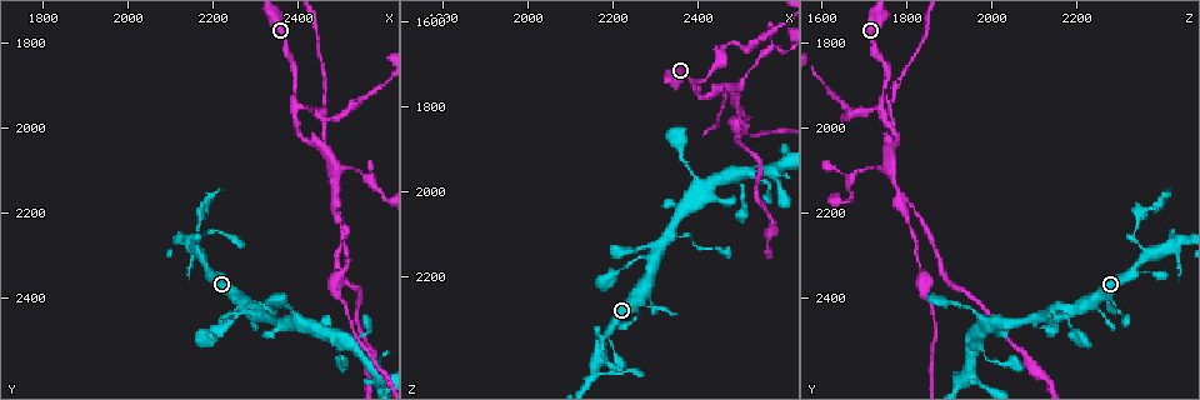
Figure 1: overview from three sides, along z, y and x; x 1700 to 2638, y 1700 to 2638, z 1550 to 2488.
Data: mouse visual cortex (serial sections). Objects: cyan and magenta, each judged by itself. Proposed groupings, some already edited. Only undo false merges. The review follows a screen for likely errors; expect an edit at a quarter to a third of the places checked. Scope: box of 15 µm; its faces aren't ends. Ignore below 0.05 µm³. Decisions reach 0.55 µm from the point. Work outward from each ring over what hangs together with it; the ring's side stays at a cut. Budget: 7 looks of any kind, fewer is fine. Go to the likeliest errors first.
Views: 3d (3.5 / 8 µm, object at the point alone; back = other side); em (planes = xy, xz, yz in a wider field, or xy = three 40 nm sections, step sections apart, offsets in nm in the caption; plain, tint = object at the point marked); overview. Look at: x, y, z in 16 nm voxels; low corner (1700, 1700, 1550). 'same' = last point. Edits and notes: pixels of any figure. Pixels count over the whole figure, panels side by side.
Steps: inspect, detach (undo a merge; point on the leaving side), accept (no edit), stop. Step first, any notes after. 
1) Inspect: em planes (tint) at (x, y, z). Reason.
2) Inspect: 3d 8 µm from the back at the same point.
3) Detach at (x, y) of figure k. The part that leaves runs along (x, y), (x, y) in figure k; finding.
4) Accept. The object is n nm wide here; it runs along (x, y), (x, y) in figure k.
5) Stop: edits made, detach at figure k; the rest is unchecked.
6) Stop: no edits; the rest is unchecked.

Inspect: 3d 3.5 µm at (2395, 1960, 1745). Arms part here.

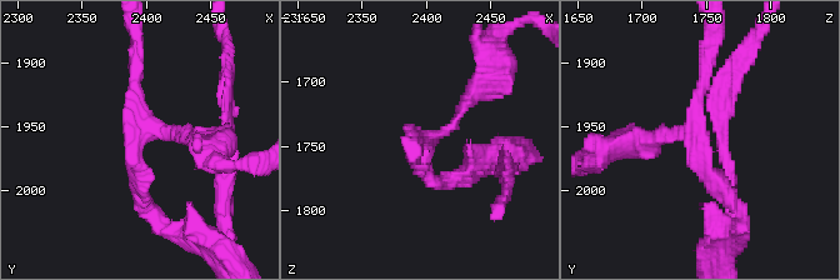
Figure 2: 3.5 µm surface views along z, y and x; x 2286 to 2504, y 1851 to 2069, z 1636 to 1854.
Inspect: em xy step 2 (tint) at (2390, 1954, 1742).

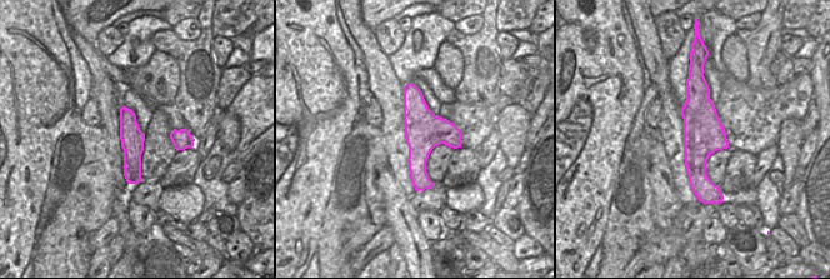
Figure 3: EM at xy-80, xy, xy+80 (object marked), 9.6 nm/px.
Inspect: em planes (tint) at the same point.

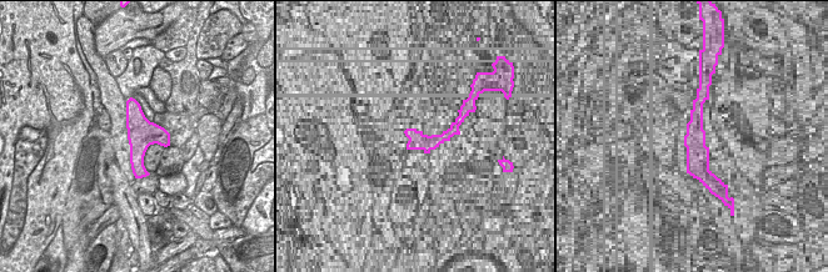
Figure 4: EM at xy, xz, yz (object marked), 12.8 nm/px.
Accept. 3 arms meet here; it runs along (710, 50), (698, 158), (733, 204) in figure 2; continuous, no second cell.

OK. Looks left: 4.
Inspect: 3d 8 µm from the back at (2330, 2450, 2105). Calibre changes.

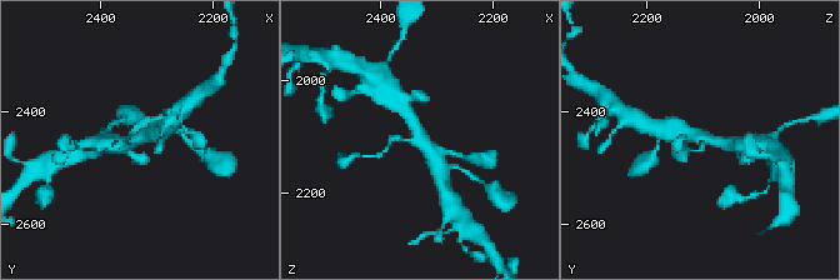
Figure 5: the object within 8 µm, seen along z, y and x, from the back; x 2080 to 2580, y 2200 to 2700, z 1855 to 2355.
Inspect: 3d 3.5 µm at (2330, 2450, 2105). Zoom in.

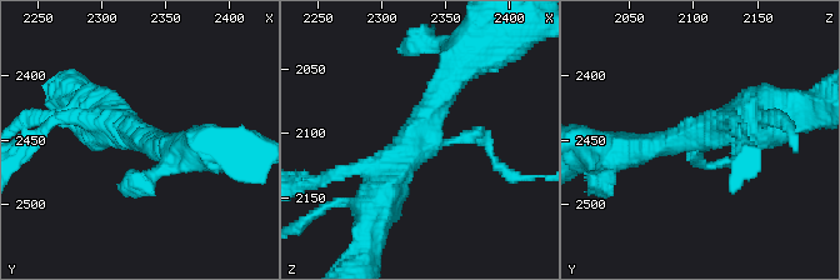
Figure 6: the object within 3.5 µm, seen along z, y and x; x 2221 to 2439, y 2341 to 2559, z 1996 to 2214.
Inspect: em xy step 2 (tint) at (2332, 2448, 2104). 3 arms meet here; the arms are 150, 350, 500 nm wide.

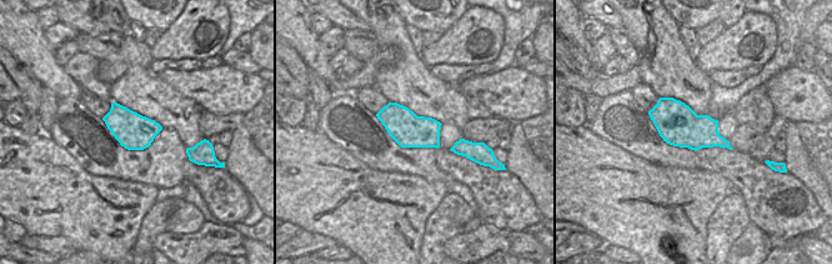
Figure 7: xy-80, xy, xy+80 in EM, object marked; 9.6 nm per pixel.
Accept. The object is 340 nm wide here; it runs along (379, 201), (456, 68) in figure 6; all the same cell.

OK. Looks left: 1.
Stop: no edits; the rest is unchecked.

